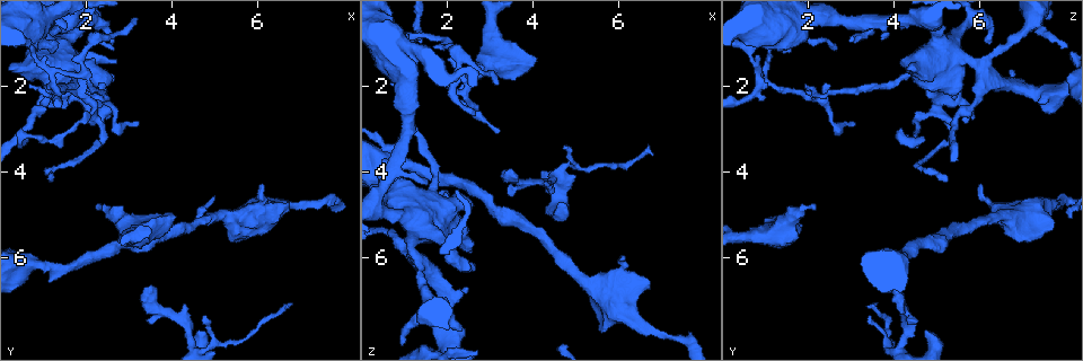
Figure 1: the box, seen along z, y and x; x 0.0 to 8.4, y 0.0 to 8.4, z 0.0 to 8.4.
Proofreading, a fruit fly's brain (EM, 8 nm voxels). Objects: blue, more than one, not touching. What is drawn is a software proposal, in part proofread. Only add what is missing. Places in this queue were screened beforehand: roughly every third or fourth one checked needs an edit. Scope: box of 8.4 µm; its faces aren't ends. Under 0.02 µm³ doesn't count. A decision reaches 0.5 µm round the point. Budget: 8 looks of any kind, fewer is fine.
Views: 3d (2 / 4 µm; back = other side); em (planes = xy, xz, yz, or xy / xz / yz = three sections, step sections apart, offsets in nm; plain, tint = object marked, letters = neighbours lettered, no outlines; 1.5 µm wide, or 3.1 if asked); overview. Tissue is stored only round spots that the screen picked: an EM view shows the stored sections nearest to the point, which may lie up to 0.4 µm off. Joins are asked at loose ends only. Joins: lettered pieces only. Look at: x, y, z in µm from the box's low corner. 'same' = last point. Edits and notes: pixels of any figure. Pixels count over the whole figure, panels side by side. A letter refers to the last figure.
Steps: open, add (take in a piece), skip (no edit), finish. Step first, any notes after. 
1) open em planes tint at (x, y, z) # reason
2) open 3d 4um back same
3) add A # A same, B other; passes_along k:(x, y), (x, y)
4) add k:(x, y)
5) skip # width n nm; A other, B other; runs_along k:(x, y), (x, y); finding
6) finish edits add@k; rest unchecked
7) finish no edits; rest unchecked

open em xy step 8 letters at (6.70, 4.75, 6.60) # an open end

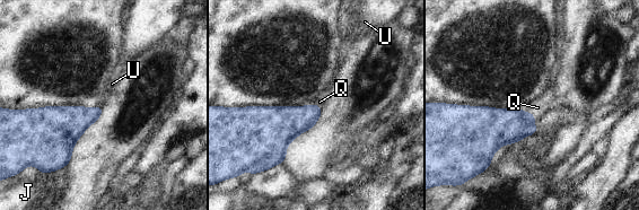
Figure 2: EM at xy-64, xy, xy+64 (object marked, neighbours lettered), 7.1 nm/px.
open em planes letters same

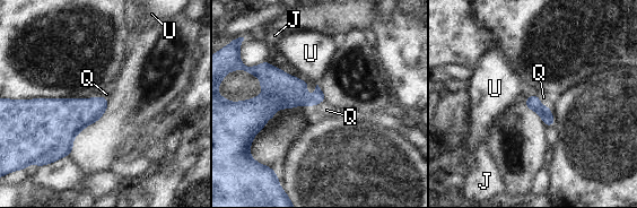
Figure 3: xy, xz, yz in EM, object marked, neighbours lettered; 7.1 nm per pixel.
skip # J other, Q other, U other; border 3:(537, 95), (543, 105), (550, 107); no lettered piece goes on from it

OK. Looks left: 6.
open 3d 2um at (2.25, 4.75, 2.10) # free end

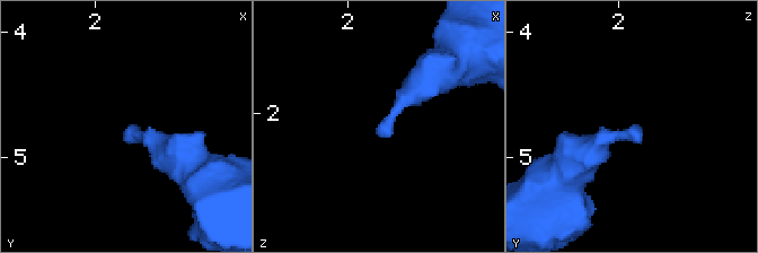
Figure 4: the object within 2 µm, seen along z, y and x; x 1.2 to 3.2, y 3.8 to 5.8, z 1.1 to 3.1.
open em xz step 8 tint at (2.22, 4.76, 2.16)

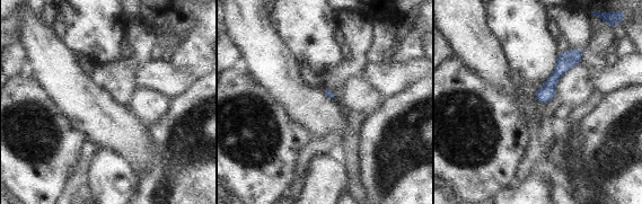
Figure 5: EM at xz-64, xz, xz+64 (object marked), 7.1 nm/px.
open em planes letters same

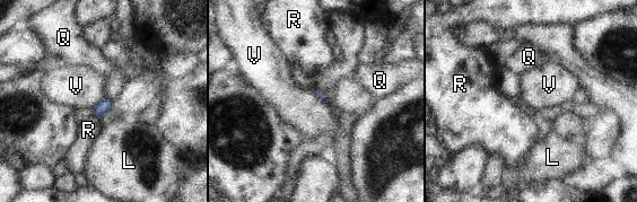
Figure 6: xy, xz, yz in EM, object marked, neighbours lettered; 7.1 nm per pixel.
skip # L other, Q other, R other, V other; border 6:(105, 97), (92, 107); no lettered piece goes on from it

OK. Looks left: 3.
open em planes tint at (2.65, 1.15, 2.60)

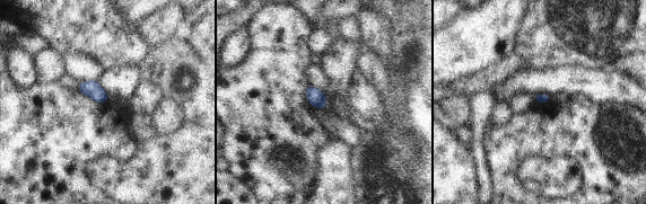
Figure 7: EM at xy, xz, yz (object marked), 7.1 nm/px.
open em planes letters same # see the neighbours

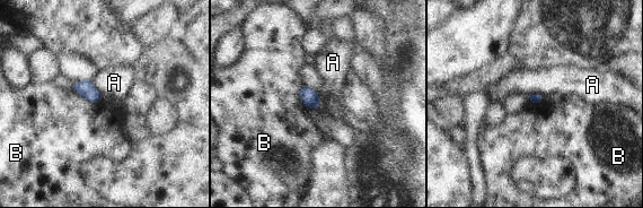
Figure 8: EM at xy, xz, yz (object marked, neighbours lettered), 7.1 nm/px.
skip # A other, B other; border 8:(90, 80), (104, 102); no lettered piece goes on from it

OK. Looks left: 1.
finish no edits; rest unchecked

